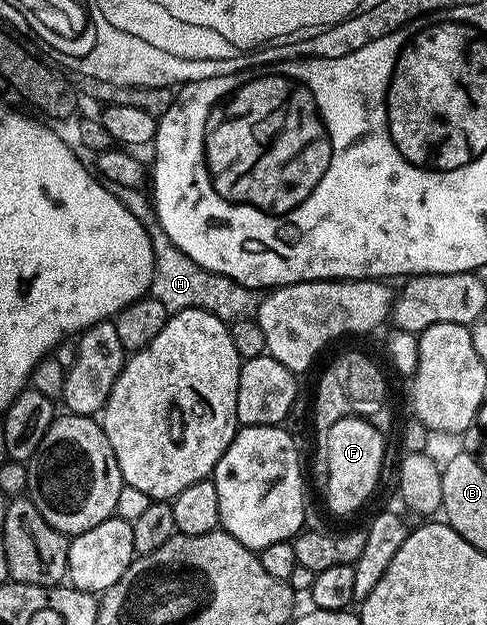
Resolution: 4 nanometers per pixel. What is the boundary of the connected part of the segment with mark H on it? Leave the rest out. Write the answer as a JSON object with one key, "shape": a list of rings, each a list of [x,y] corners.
{"shape":[[[102,178],[102,182],[149,235],[149,243],[155,256],[155,270],[149,293],[161,303],[165,303],[168,314],[180,313],[186,309],[204,309],[206,313],[211,313],[217,319],[228,323],[258,318],[260,294],[248,285],[242,285],[225,275],[209,271],[201,267],[201,263],[189,259],[189,255],[185,255],[185,251],[178,249],[169,239],[169,235],[165,235],[159,216],[155,213],[152,198],[148,194],[146,197],[142,188],[125,187],[122,183],[107,178]]]}

